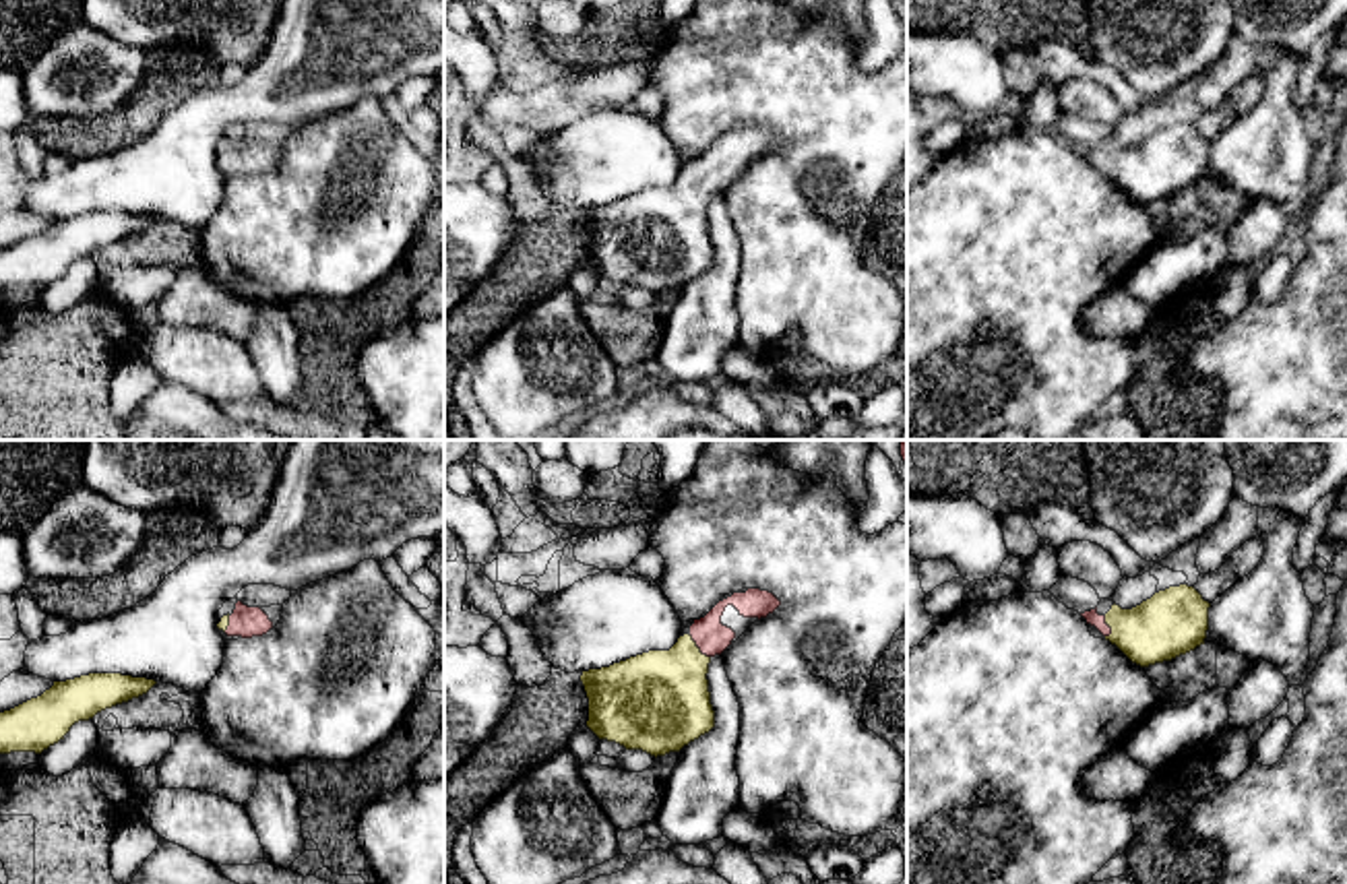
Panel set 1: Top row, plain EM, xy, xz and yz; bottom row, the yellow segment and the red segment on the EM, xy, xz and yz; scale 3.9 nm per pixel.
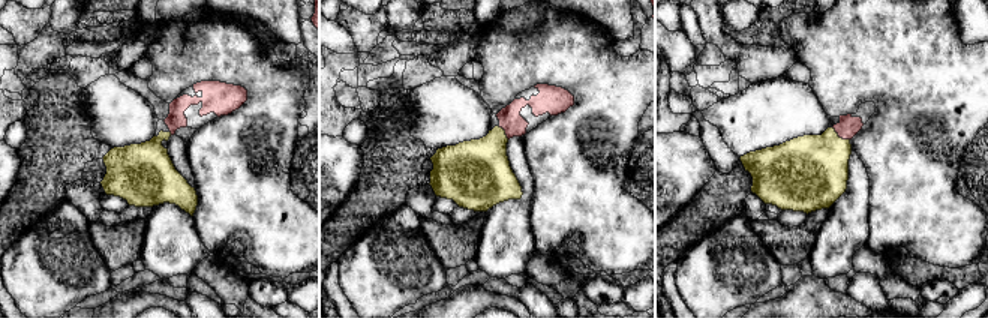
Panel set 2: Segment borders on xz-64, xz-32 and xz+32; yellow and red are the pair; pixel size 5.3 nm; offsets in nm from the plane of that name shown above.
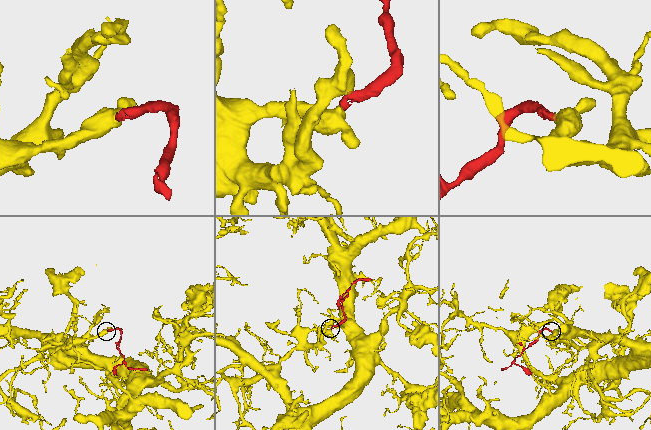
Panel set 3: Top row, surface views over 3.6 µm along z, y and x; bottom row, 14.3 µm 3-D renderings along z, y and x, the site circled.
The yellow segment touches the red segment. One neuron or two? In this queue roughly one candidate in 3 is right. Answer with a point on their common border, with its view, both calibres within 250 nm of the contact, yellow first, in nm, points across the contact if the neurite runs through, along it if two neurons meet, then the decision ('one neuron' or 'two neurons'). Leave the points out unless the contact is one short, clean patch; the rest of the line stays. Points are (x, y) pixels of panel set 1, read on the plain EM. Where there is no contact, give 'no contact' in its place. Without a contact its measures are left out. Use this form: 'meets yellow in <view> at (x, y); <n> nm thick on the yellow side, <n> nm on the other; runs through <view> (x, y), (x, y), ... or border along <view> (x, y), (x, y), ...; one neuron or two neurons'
meets yellow in xz at (697, 184); 380 nm thick on the yellow side, 140 nm on the other; runs through xz (660, 236), (697, 184), (711, 174); one neuron

